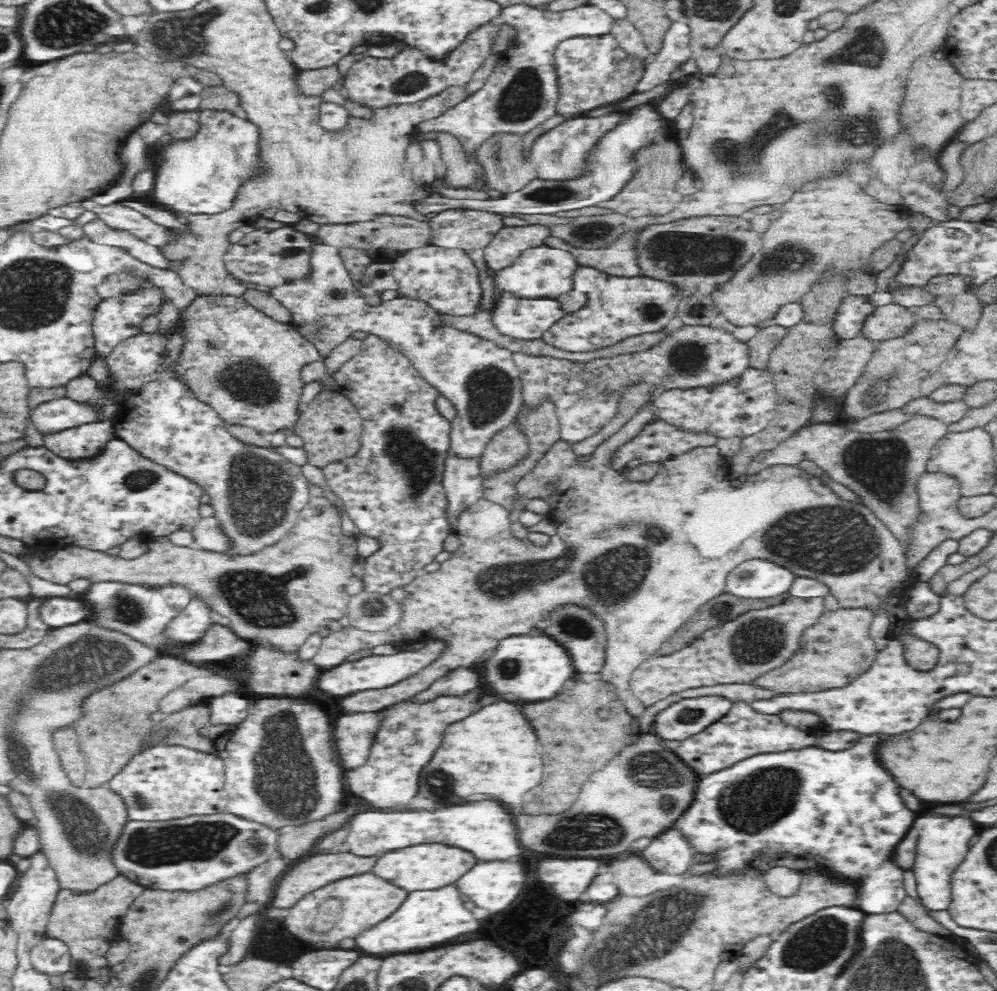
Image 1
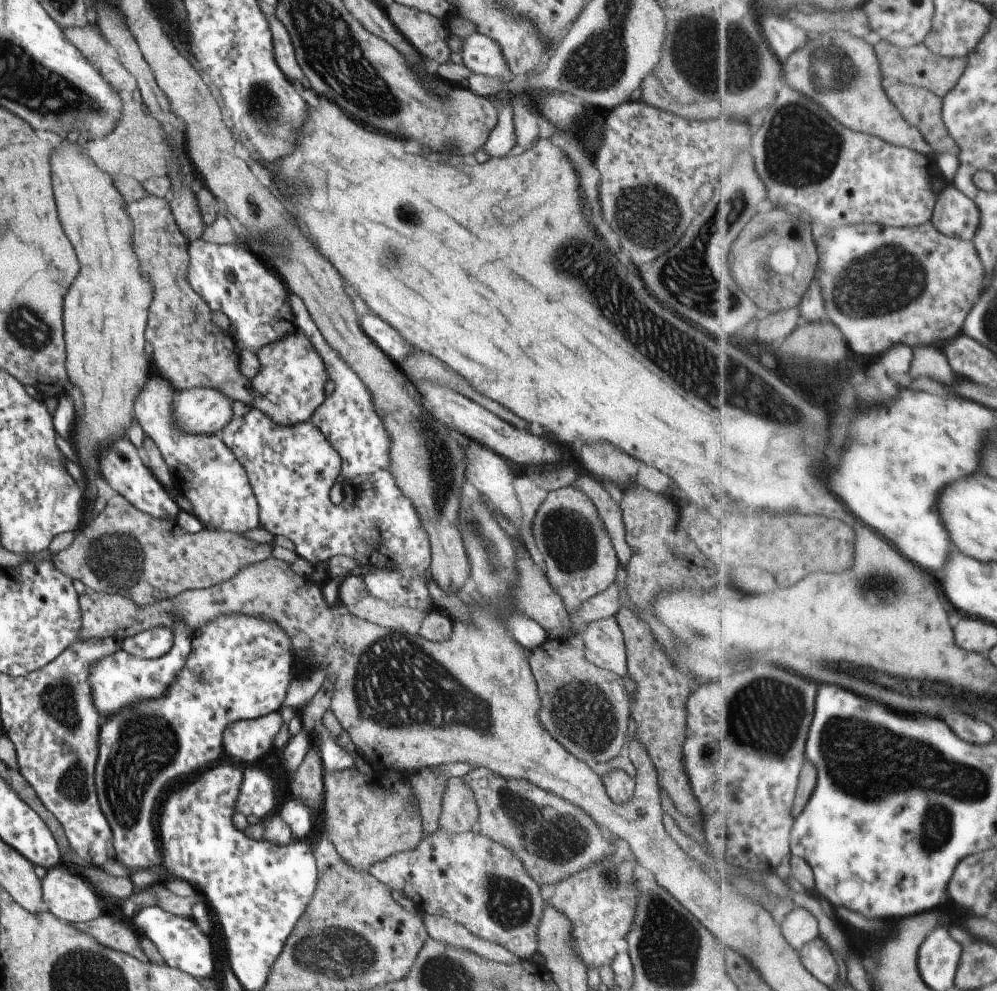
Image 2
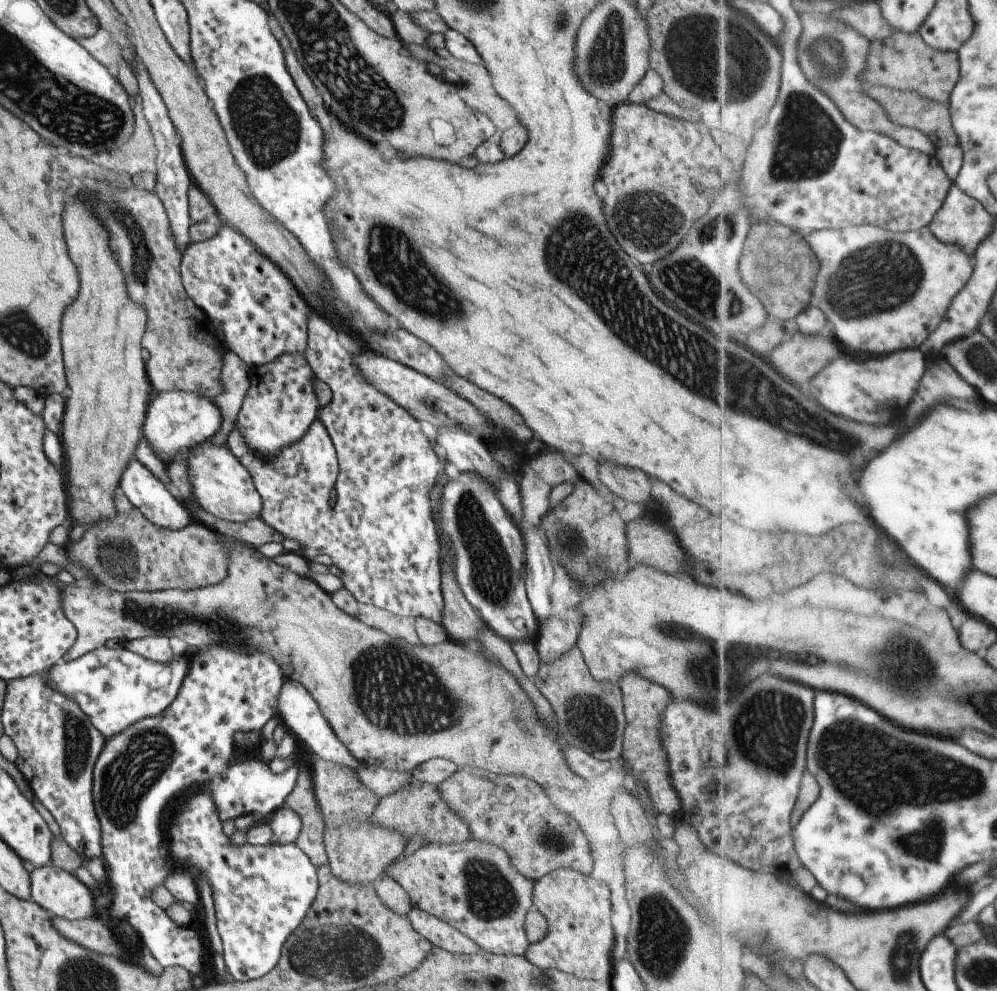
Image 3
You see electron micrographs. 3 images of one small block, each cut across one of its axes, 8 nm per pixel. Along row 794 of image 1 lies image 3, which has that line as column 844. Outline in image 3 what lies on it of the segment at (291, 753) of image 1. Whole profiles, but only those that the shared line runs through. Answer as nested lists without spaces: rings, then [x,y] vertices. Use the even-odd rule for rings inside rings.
[[[877,225],[852,226],[842,229],[825,229],[811,233],[808,237],[809,244],[821,259],[821,274],[818,274],[817,288],[814,290],[815,304],[821,307],[821,310],[830,320],[830,330],[837,334],[839,340],[853,352],[867,352],[867,354],[891,354],[895,350],[905,350],[905,348],[919,348],[941,324],[941,320],[947,316],[952,302],[957,298],[965,285],[971,280],[975,272],[975,261],[963,247],[957,243],[946,243],[929,228],[909,231],[906,233],[895,232],[885,227]]]

